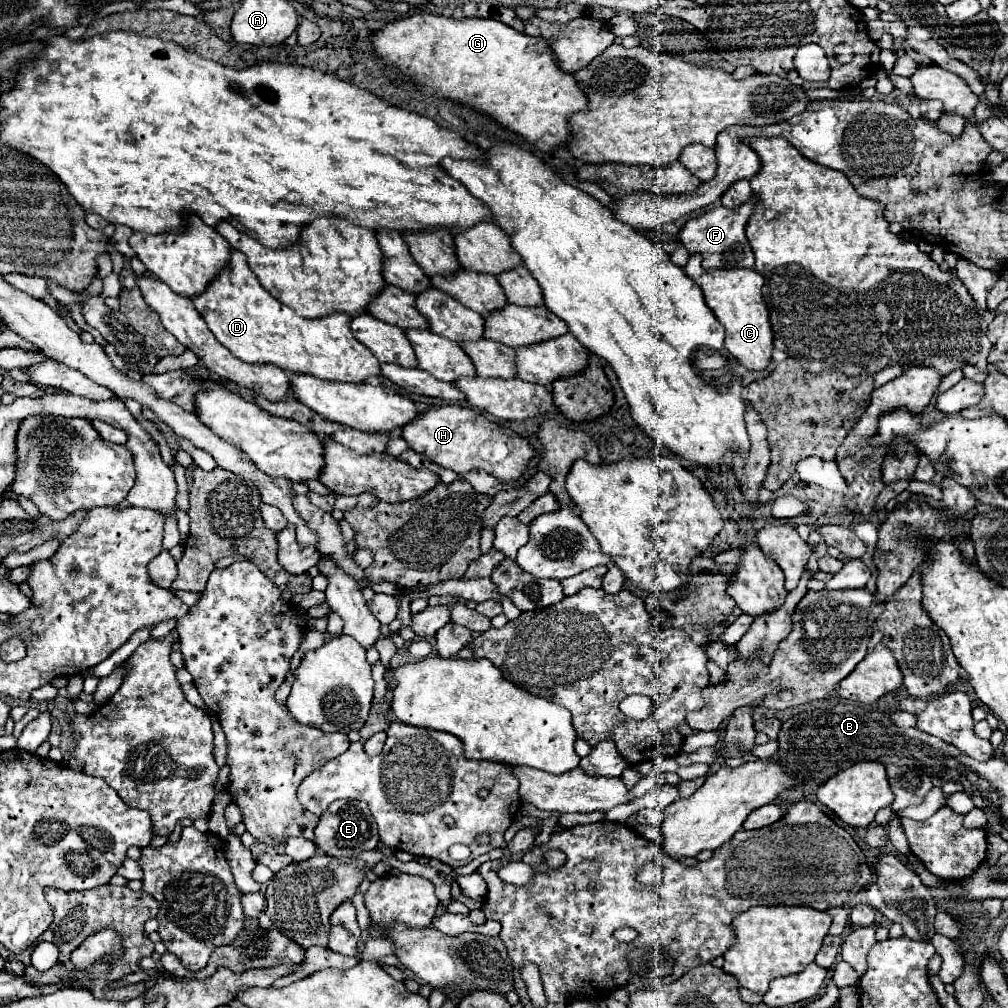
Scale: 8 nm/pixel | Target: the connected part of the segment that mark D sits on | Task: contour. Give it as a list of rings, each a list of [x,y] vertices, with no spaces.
[[[232,250],[230,266],[210,282],[204,294],[194,298],[194,306],[218,342],[248,364],[274,364],[282,370],[332,382],[358,384],[366,382],[370,376],[380,376],[380,362],[352,336],[350,318],[346,314],[338,312],[318,320],[298,318],[294,310],[278,304],[278,300],[262,288],[248,268],[246,256],[238,250]]]

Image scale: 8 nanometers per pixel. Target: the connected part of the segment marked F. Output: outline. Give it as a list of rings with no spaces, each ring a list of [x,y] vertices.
[[[724,206],[708,210],[706,214],[688,220],[678,238],[680,244],[688,250],[688,254],[702,254],[704,268],[752,268],[754,266],[754,254],[750,248],[750,242],[746,240],[744,228],[746,228],[748,216],[738,216],[736,210],[726,210]]]

